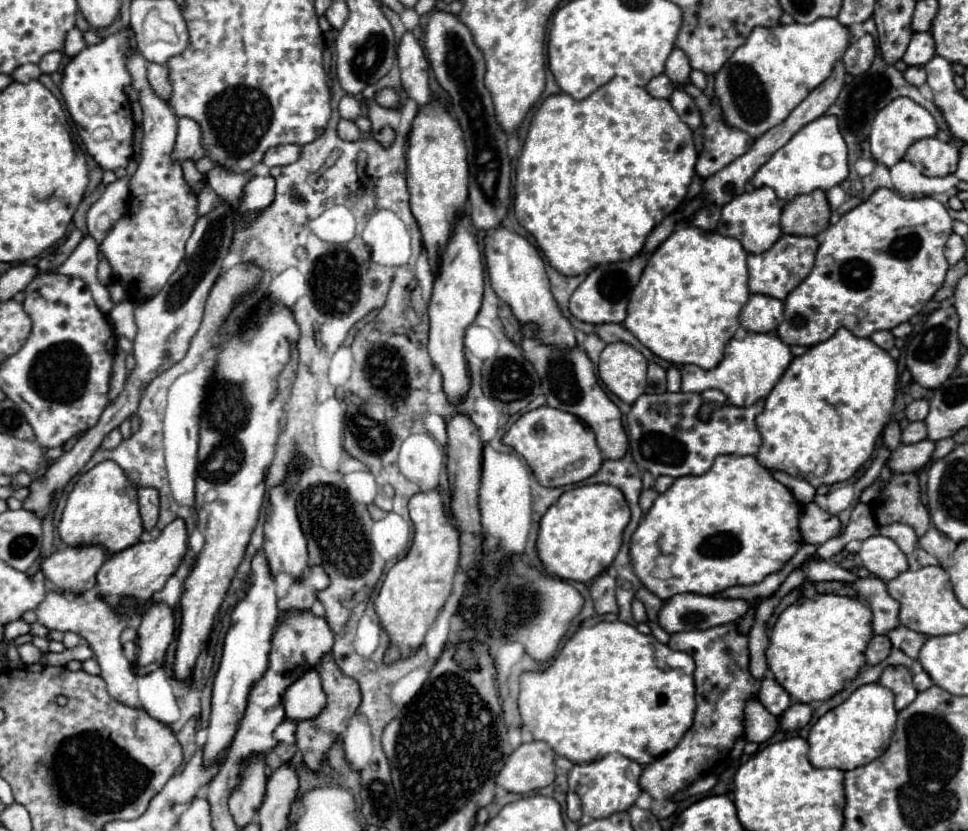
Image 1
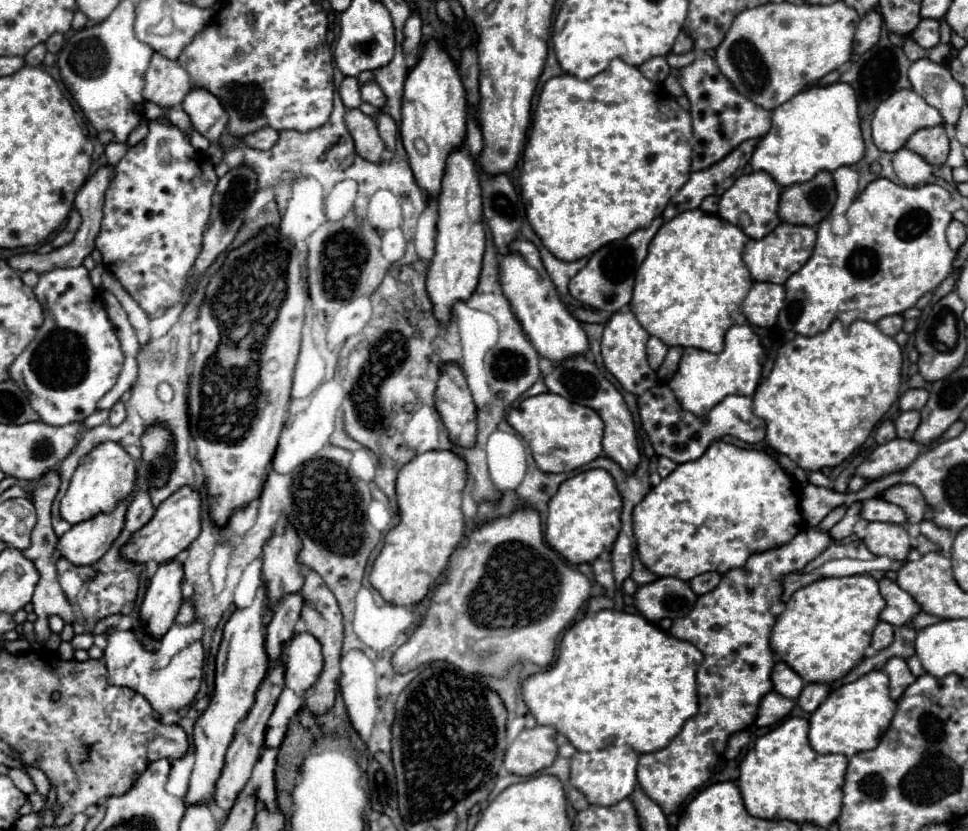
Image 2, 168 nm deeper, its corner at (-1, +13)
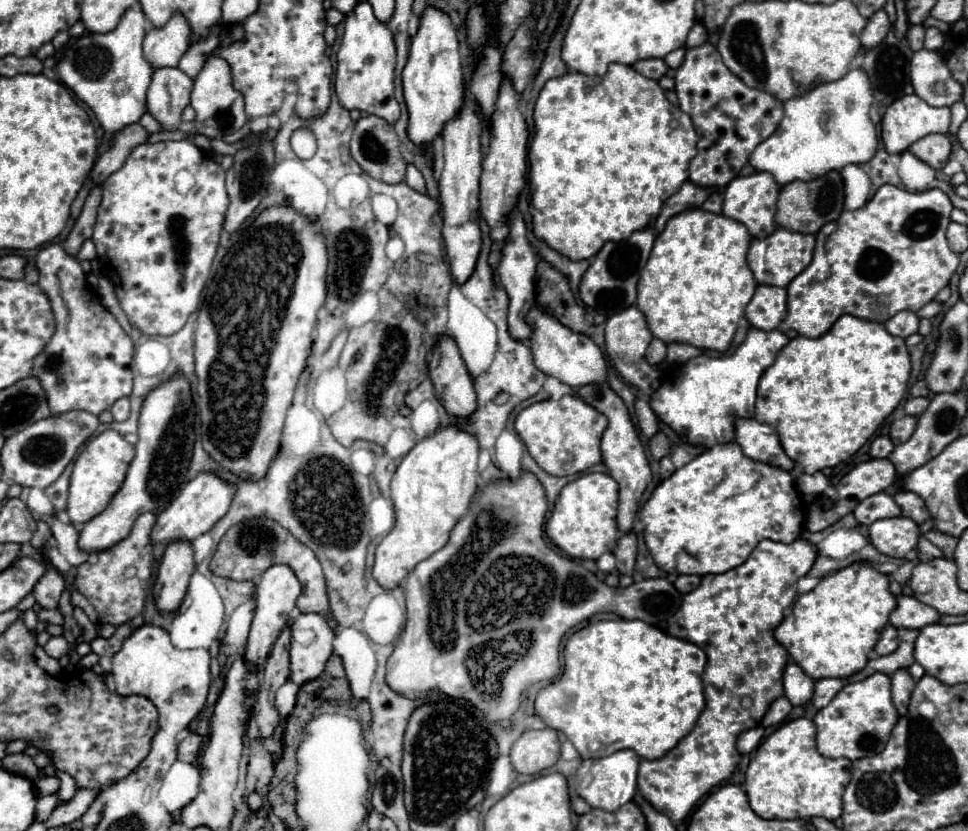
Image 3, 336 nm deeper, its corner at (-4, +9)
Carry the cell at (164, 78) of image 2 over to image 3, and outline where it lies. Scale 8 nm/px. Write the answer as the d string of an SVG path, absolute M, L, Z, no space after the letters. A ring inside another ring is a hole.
M165 67L153 73L147 91L147 111L159 121L163 131L175 131L181 125L181 113L189 105L193 79L181 69Z

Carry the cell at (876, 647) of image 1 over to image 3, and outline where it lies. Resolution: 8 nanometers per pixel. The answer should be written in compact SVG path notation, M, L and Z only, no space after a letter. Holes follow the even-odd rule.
M887 625L883 629L883 633L881 633L881 639L875 645L875 651L877 651L877 655L889 655L889 653L893 653L897 649L897 645L899 645L897 629L893 625Z

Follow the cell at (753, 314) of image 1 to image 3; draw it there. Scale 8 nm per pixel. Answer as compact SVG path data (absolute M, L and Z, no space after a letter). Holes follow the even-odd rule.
M759 285L745 309L747 321L763 331L773 331L787 315L787 291L773 285Z

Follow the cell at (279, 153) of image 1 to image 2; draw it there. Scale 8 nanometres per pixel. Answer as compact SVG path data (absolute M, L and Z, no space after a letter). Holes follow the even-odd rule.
M264 127L264 129L260 129L260 133L254 133L252 137L244 137L244 143L254 149L272 149L274 143L278 141L278 137L280 137L278 131Z

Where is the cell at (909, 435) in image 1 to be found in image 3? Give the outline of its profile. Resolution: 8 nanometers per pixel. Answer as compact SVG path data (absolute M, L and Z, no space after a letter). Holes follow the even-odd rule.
M905 415L905 417L897 419L897 421L893 421L891 429L889 429L889 437L891 437L893 445L905 443L913 435L915 427L917 427L917 419L911 417L911 415Z

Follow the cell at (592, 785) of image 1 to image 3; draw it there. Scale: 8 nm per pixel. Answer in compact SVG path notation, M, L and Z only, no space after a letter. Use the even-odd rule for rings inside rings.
M621 749L609 757L603 759L585 759L581 767L577 769L575 779L575 791L579 797L583 797L591 807L603 809L603 811L615 811L627 801L633 799L637 791L637 767L639 767L639 755L631 749Z

